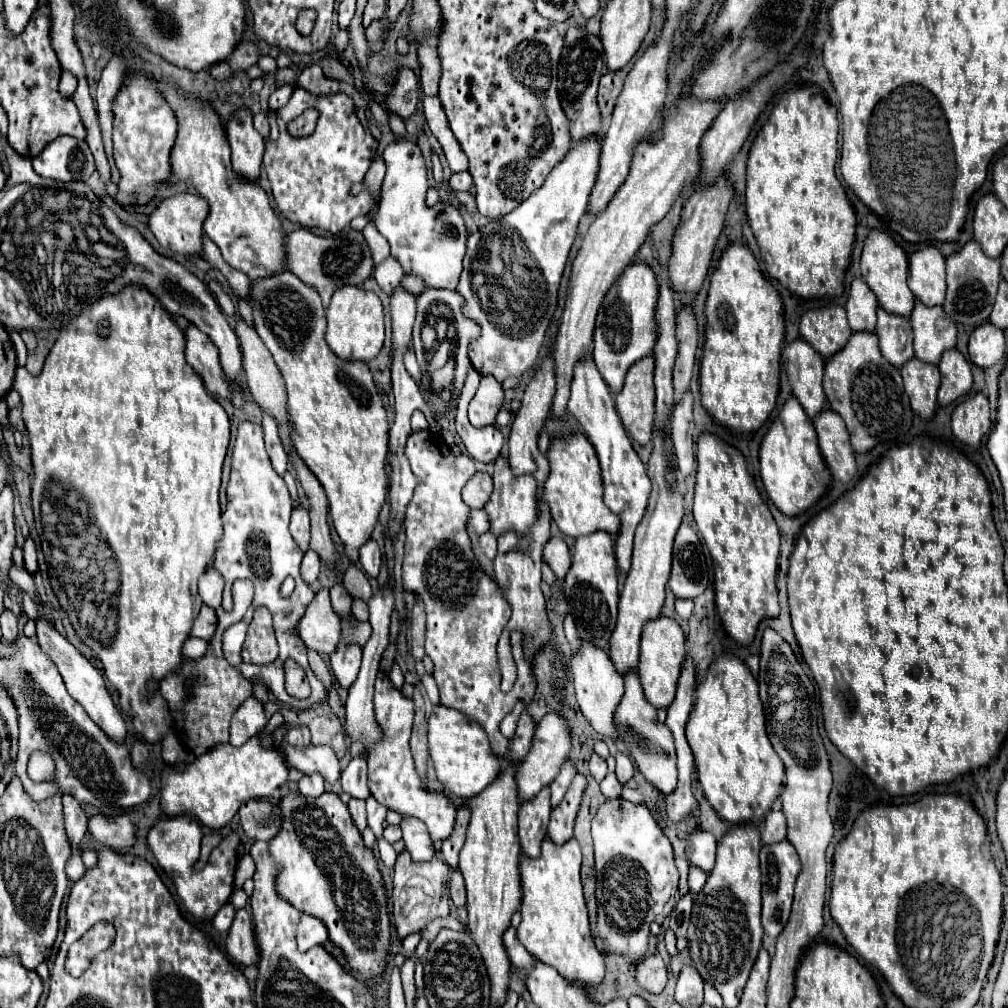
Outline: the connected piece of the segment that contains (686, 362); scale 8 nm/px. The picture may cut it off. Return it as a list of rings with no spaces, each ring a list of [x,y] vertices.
[[[683,307],[683,311],[677,315],[677,359],[673,367],[675,403],[671,405],[669,411],[669,423],[677,403],[689,391],[689,381],[695,367],[695,353],[697,353],[697,323],[693,313],[687,307]]]

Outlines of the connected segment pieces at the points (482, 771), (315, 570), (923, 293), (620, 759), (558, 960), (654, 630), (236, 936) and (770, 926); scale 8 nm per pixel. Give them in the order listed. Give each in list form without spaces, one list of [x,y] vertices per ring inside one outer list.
[[[435,705],[429,717],[429,753],[439,783],[455,797],[469,799],[481,793],[497,775],[499,759],[491,753],[489,741],[475,721],[465,717],[461,711]]]
[[[309,549],[307,552],[305,552],[303,557],[303,565],[301,565],[301,573],[303,573],[305,581],[307,581],[307,583],[317,581],[320,571],[321,559],[314,550]]]
[[[935,245],[909,255],[909,289],[925,305],[941,305],[945,299],[945,257]]]
[[[617,753],[617,755],[615,755],[615,759],[617,759],[617,769],[615,769],[617,779],[619,779],[621,783],[629,781],[629,779],[635,775],[635,767],[633,767],[631,759],[629,759],[627,755],[623,755],[623,753]]]
[[[545,837],[539,857],[519,857],[519,881],[523,897],[519,907],[521,923],[517,927],[517,937],[527,951],[539,957],[541,963],[555,967],[565,979],[595,985],[603,981],[605,965],[591,937],[579,867],[581,849],[577,839],[557,845]]]
[[[661,615],[657,617],[657,621],[651,621],[649,625],[645,625],[641,635],[641,657],[639,657],[637,673],[639,673],[645,697],[655,709],[667,709],[675,701],[677,683],[681,677],[685,655],[687,655],[685,635],[673,619]]]
[[[239,909],[235,913],[235,919],[225,941],[225,949],[233,961],[241,965],[257,965],[257,945],[253,945],[251,917],[245,909]]]
[[[785,839],[773,845],[761,847],[761,883],[763,883],[763,929],[771,939],[777,939],[787,925],[791,903],[793,903],[793,885],[797,873],[801,871],[801,861],[793,845]]]

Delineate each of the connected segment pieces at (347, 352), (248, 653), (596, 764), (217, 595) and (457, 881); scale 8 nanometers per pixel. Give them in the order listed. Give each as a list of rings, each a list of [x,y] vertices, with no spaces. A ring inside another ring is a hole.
[[[345,285],[337,289],[331,297],[331,305],[327,309],[327,345],[341,359],[353,361],[371,361],[379,355],[383,347],[385,327],[383,327],[383,305],[373,291],[365,291],[357,285]]]
[[[257,607],[247,629],[241,657],[245,663],[267,665],[277,659],[277,641],[271,625],[271,613],[265,607]]]
[[[593,753],[593,755],[591,755],[589,769],[591,769],[591,775],[593,775],[593,779],[595,779],[595,781],[601,781],[601,779],[607,775],[607,763],[605,763],[597,753]]]
[[[209,567],[209,573],[205,577],[201,577],[201,581],[199,581],[199,595],[201,595],[205,605],[209,605],[213,609],[221,607],[223,581],[221,581],[221,575],[213,567]]]
[[[459,871],[453,873],[451,881],[449,881],[449,891],[451,891],[451,899],[457,907],[463,907],[465,905],[465,883],[463,883],[463,877]]]

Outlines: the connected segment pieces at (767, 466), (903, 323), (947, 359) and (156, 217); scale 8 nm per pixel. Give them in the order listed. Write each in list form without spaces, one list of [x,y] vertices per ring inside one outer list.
[[[789,397],[785,401],[777,421],[773,421],[771,429],[763,437],[759,447],[759,461],[763,487],[775,507],[781,509],[785,515],[799,515],[807,511],[823,495],[831,473],[823,463],[813,423],[803,411],[797,397]]]
[[[879,307],[875,335],[879,337],[879,349],[883,357],[891,365],[901,367],[913,357],[913,331],[909,325],[909,317],[893,315]]]
[[[947,349],[943,353],[939,371],[941,371],[941,387],[937,393],[939,405],[949,405],[951,401],[969,393],[973,385],[971,367],[969,361],[957,349]]]
[[[177,193],[163,199],[155,211],[149,215],[149,229],[163,249],[169,249],[179,255],[201,253],[201,237],[203,237],[203,221],[209,215],[209,205],[193,193]]]

